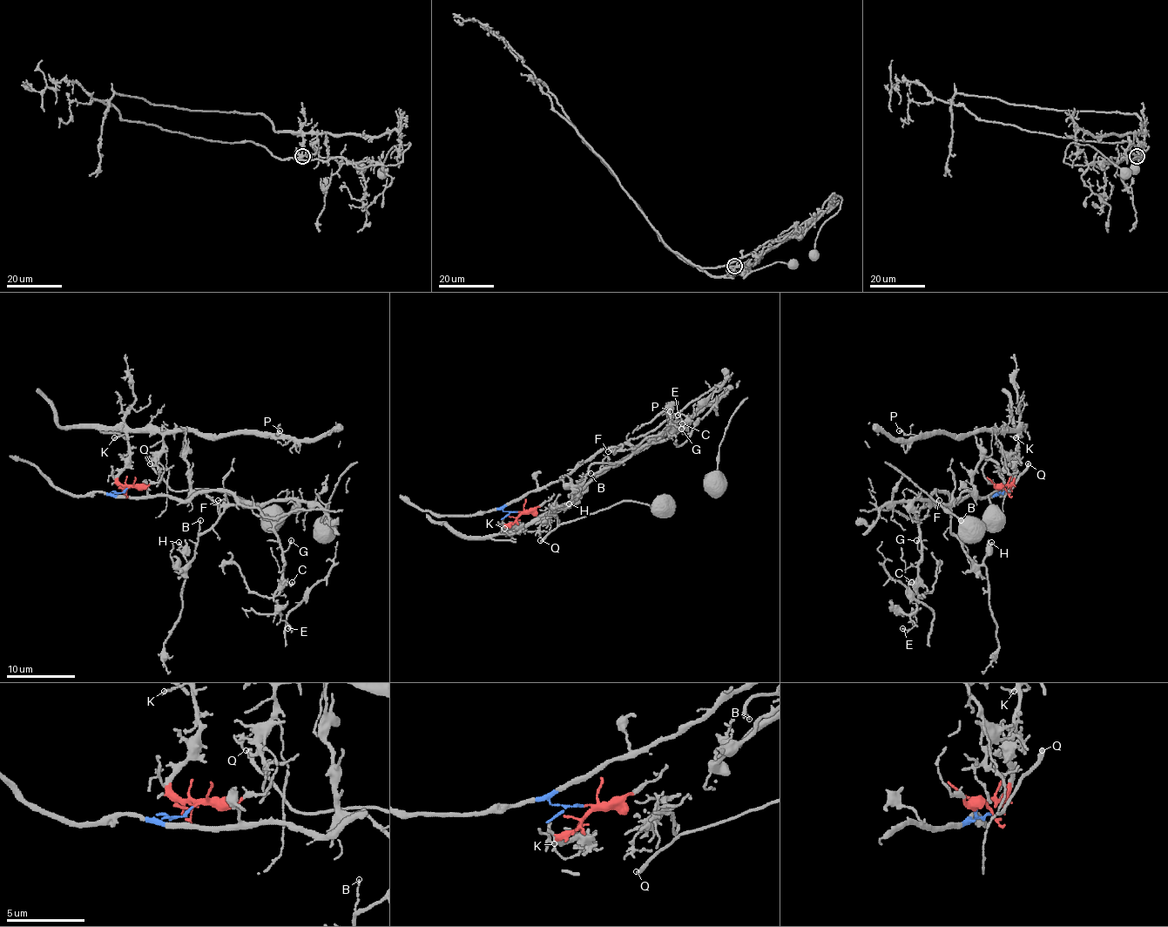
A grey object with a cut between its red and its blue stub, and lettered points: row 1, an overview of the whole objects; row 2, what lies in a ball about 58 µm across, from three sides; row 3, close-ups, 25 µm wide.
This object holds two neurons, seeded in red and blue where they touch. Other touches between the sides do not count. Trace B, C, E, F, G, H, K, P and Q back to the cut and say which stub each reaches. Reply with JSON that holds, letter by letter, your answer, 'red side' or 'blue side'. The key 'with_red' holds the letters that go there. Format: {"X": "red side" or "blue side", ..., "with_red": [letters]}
{"B": "blue side", "C": "blue side", "E": "blue side", "F": "blue side", "G": "blue side", "H": "blue side", "K": "red side", "P": "red side", "Q": "red side", "with_red": ["K", "P", "Q"]}

